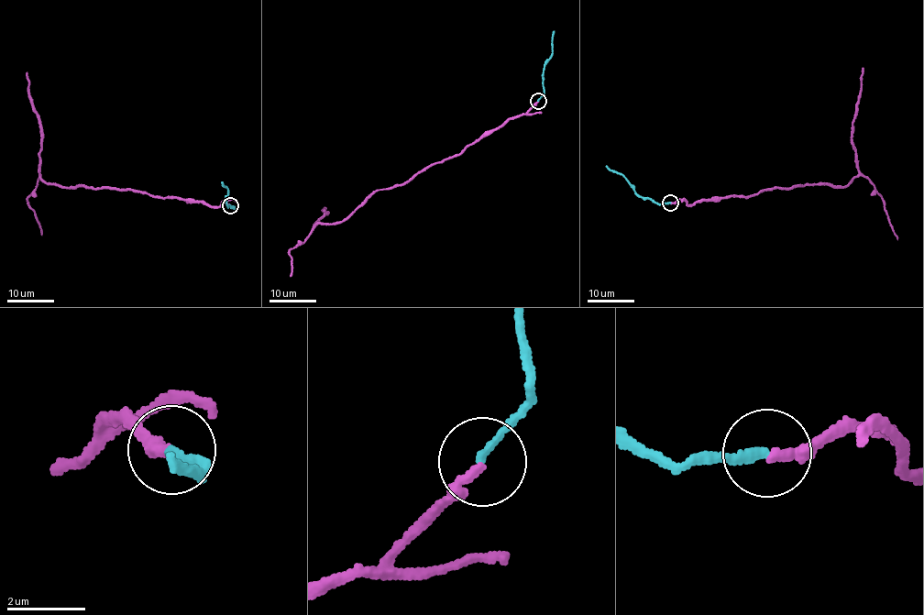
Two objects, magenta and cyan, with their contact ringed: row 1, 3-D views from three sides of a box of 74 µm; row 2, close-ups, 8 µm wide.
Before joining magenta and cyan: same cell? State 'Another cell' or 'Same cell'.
Same cell

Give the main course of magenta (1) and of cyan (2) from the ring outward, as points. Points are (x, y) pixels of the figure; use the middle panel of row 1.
1: (538, 101), (460, 153), (425, 167), (401, 184), (374, 191), (341, 221), (313, 226), (329, 211), (324, 208)
2: (538, 101), (544, 92), (544, 64), (553, 51), (553, 30)

